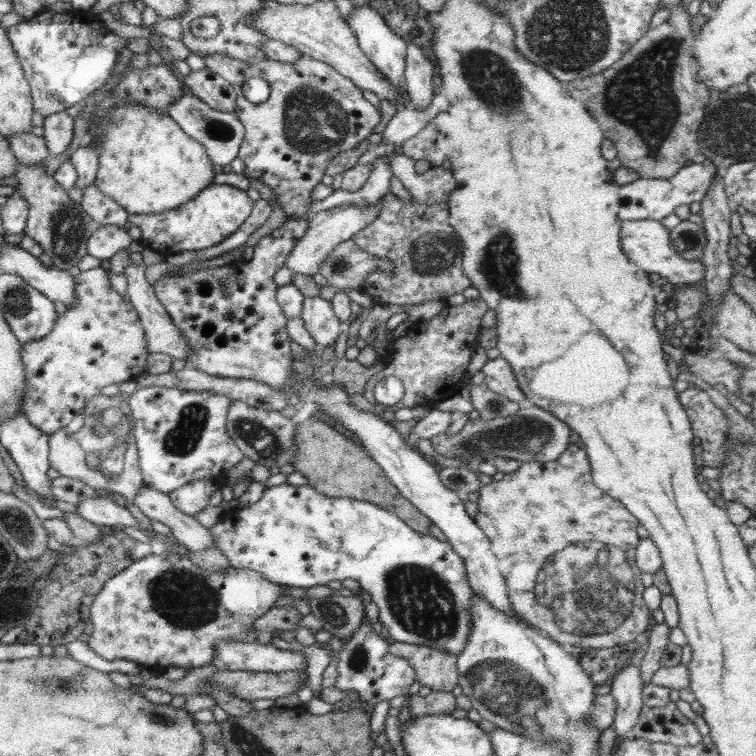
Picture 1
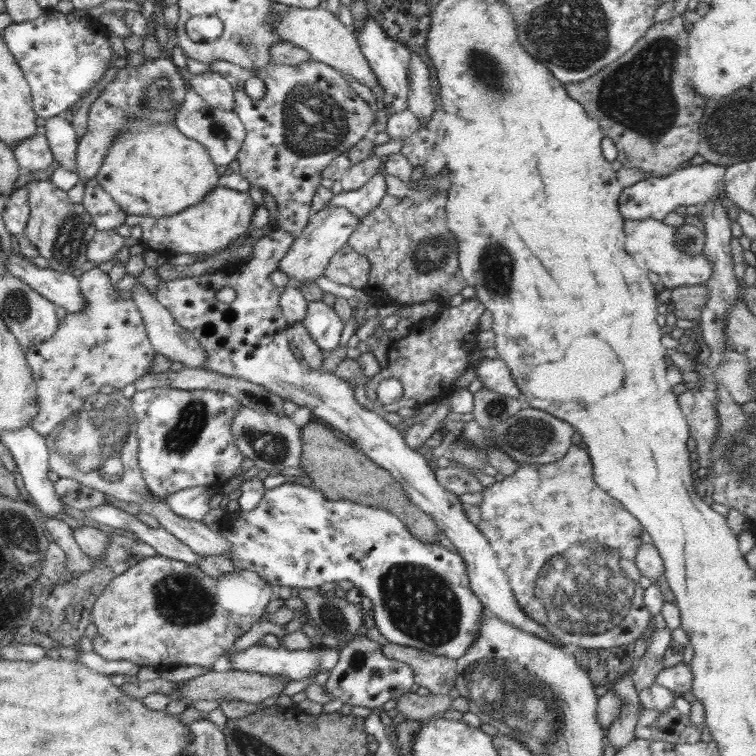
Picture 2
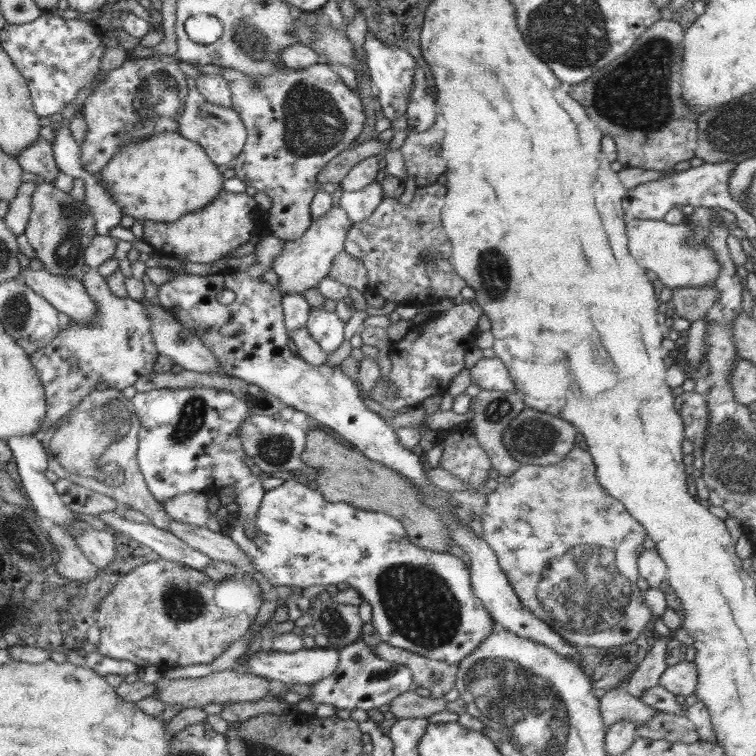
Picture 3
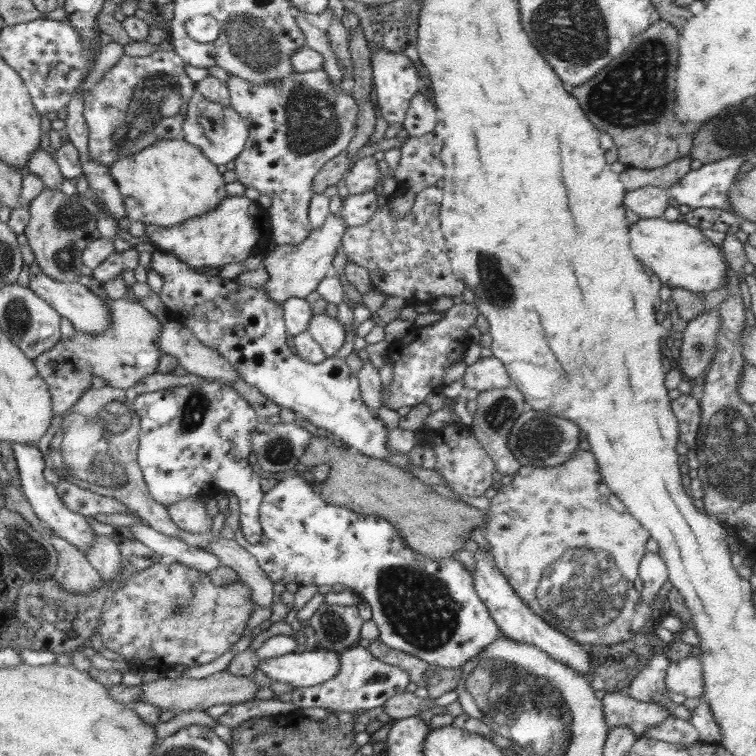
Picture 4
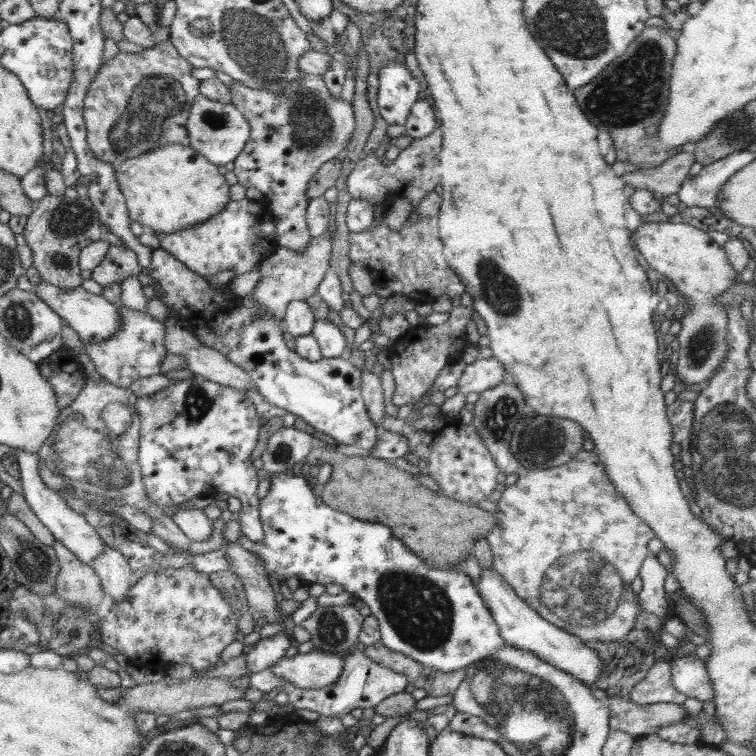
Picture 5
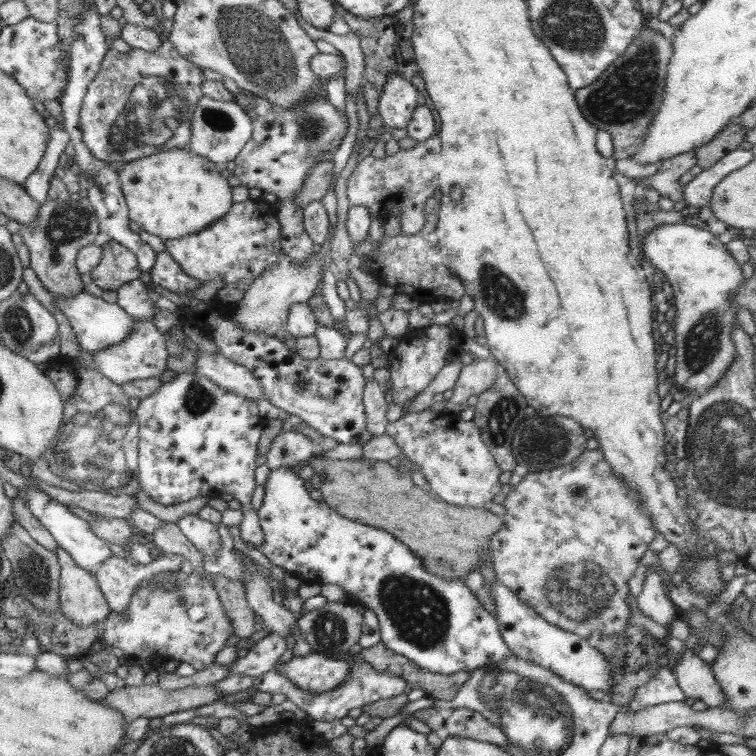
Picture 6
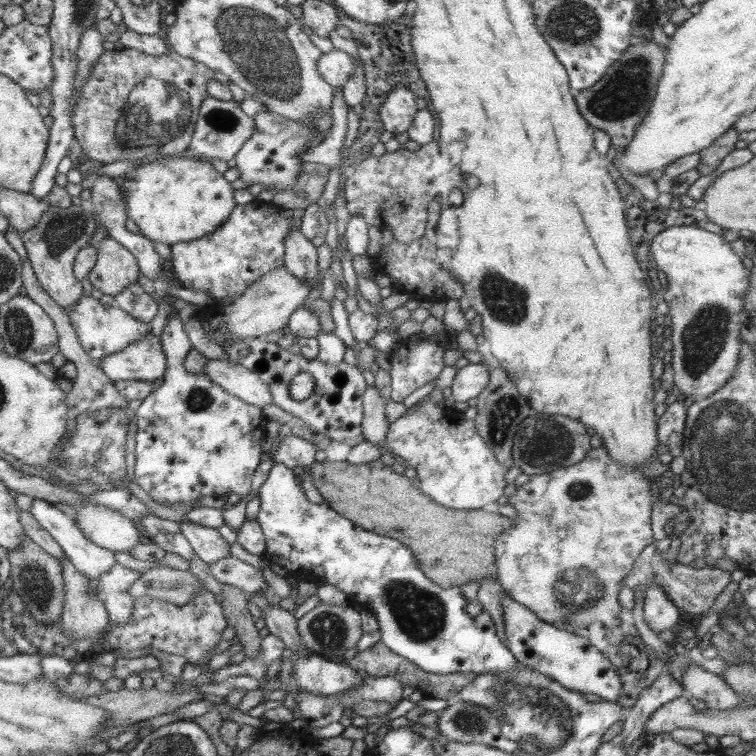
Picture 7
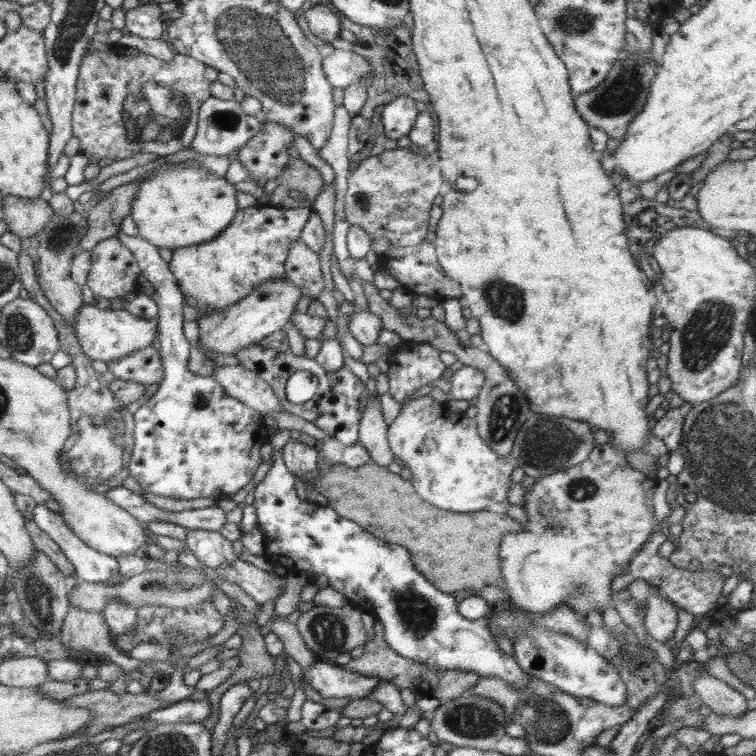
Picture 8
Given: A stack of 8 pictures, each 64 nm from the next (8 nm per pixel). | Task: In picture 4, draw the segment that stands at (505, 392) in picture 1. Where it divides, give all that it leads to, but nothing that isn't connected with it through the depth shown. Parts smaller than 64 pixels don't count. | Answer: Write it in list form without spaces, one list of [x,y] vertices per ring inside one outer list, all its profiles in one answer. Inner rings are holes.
[[[496,357],[479,358],[467,367],[462,378],[465,391],[476,389],[479,392],[494,388],[506,388],[513,384],[502,361]]]

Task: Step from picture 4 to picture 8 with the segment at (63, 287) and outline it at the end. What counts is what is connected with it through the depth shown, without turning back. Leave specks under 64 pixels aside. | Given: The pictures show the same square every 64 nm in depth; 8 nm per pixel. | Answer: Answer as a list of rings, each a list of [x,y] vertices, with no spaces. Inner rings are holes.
[[[82,303],[80,313],[76,313],[73,329],[84,354],[91,360],[102,360],[106,363],[150,346],[153,337],[157,336],[156,320],[144,320],[124,309],[100,310],[97,305],[86,303]]]

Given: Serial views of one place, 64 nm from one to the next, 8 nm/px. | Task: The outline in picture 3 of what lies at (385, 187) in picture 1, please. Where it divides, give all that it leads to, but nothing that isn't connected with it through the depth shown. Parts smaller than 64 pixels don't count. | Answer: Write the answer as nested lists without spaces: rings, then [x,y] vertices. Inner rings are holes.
[[[376,174],[374,182],[368,184],[363,190],[343,191],[340,200],[338,200],[338,206],[346,211],[352,222],[362,222],[368,218],[385,197],[380,177],[381,175]]]

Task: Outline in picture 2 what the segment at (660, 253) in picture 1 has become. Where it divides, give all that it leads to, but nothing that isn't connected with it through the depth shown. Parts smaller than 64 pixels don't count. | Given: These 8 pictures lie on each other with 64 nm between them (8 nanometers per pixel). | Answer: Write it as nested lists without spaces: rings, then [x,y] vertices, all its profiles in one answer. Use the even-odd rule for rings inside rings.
[[[647,218],[644,220],[624,220],[625,245],[624,248],[635,263],[644,270],[659,274],[666,289],[702,285],[708,282],[712,275],[712,262],[704,258],[704,254],[686,254],[674,246],[676,228],[664,224],[661,220]]]

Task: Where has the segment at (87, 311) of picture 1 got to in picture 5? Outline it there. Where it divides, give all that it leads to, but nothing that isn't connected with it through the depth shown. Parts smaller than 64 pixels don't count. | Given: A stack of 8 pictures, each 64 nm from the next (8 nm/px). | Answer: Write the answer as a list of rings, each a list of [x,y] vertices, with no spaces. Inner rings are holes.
[[[119,303],[117,305],[121,320],[119,330],[110,339],[98,343],[84,343],[84,352],[101,378],[114,386],[128,389],[132,382],[162,372],[162,361],[168,353],[164,344],[168,330],[165,324],[155,320],[147,311],[138,311]],[[62,346],[37,365],[40,374],[52,384],[60,410],[68,408],[80,394],[86,380],[78,356],[68,346]]]

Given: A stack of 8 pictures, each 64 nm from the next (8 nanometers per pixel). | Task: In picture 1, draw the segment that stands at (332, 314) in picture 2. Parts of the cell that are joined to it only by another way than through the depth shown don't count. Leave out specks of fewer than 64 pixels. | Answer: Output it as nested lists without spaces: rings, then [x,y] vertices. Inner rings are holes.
[[[304,297],[302,316],[306,330],[316,344],[328,346],[335,343],[344,325],[334,314],[330,301],[319,297]]]

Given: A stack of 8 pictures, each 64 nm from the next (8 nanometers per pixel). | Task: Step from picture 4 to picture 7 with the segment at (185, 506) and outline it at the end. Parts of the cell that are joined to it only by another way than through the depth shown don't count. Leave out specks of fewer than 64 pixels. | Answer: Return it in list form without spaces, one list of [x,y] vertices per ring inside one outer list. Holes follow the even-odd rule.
[[[188,519],[179,524],[179,532],[189,541],[201,561],[208,565],[230,556],[230,546],[224,541],[220,531],[217,528],[189,522]]]

